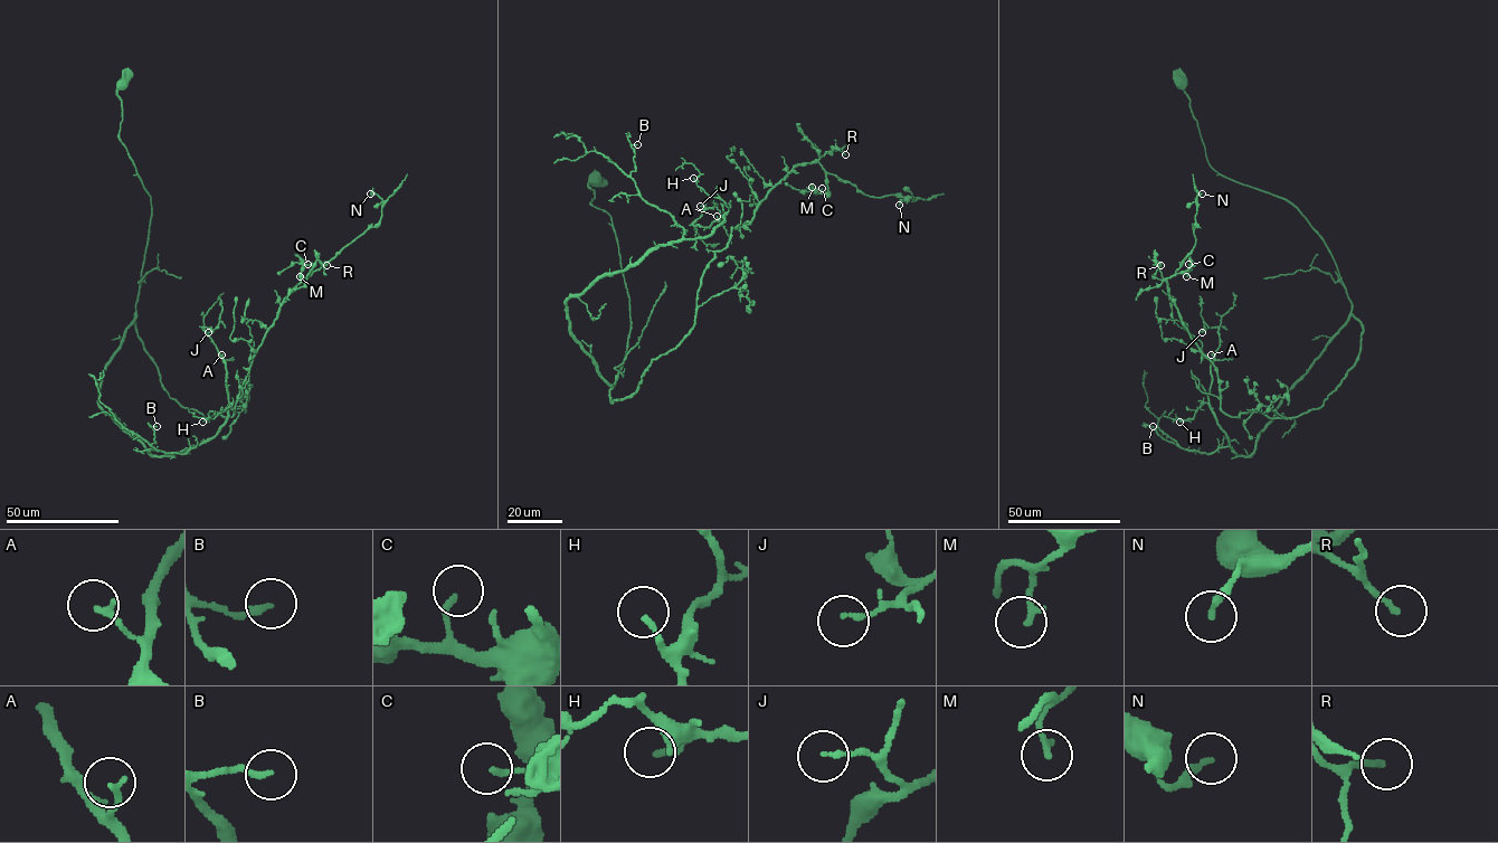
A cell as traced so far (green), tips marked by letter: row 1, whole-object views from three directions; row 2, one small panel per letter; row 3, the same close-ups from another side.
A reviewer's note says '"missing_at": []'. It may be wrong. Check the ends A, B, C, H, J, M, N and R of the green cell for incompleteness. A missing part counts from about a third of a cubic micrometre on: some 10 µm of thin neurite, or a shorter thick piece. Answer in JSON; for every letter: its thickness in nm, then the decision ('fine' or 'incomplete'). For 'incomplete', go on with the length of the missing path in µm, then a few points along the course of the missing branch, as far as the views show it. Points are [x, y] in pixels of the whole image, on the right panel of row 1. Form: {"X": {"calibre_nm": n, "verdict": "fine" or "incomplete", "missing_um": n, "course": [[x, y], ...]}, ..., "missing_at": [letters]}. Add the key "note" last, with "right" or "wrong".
{"A": {"calibre_nm": 170, "verdict": "fine"}, "B": {"calibre_nm": 170, "verdict": "fine"}, "C": {"calibre_nm": 150, "verdict": "fine"}, "H": {"calibre_nm": 160, "verdict": "fine"}, "J": {"calibre_nm": 130, "verdict": "fine"}, "M": {"calibre_nm": 170, "verdict": "fine"}, "N": {"calibre_nm": 190, "verdict": "fine"}, "R": {"calibre_nm": 170, "verdict": "fine"}, "missing_at": [], "note": "right"}

